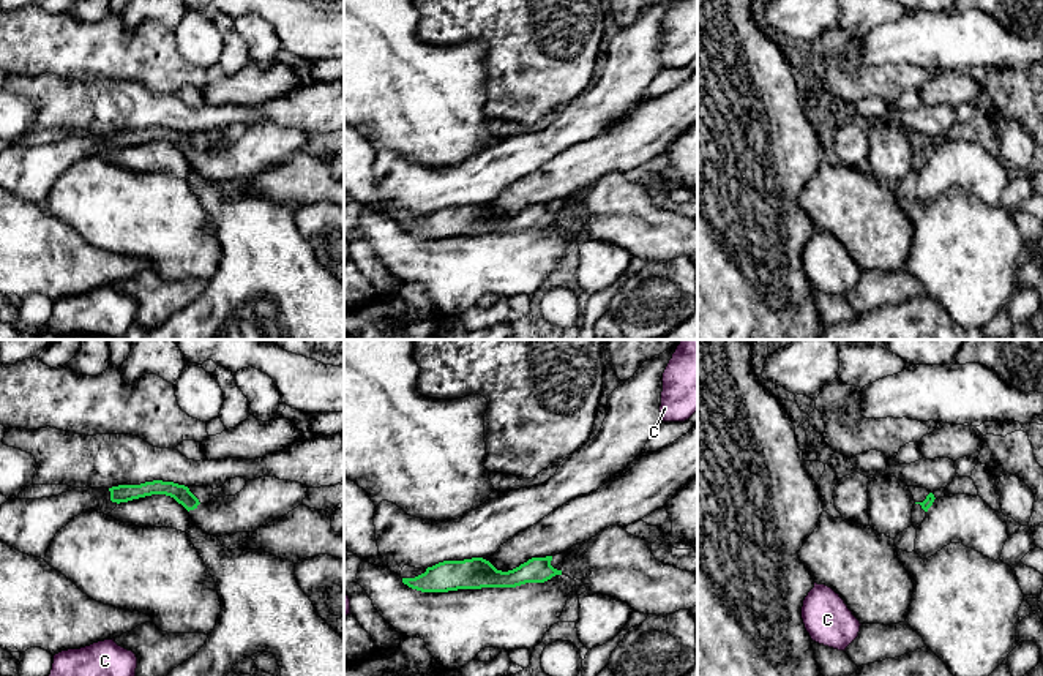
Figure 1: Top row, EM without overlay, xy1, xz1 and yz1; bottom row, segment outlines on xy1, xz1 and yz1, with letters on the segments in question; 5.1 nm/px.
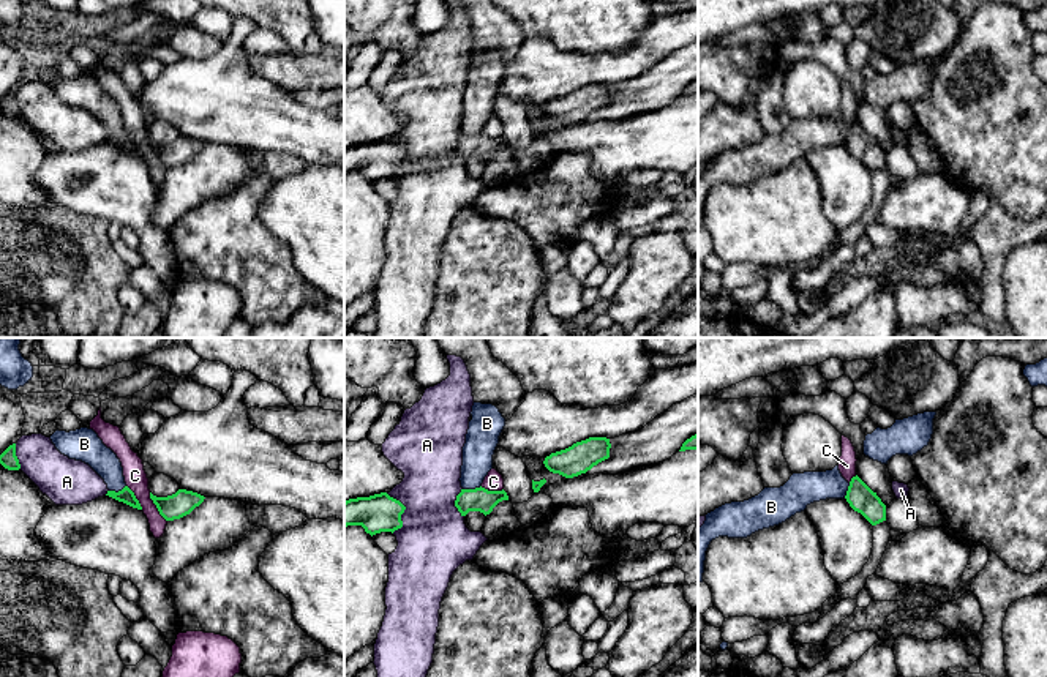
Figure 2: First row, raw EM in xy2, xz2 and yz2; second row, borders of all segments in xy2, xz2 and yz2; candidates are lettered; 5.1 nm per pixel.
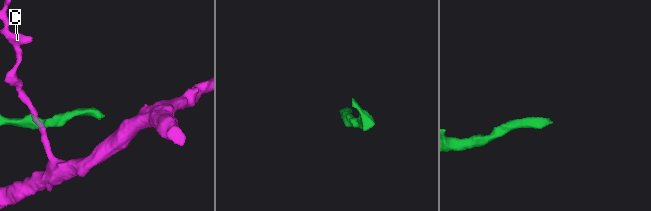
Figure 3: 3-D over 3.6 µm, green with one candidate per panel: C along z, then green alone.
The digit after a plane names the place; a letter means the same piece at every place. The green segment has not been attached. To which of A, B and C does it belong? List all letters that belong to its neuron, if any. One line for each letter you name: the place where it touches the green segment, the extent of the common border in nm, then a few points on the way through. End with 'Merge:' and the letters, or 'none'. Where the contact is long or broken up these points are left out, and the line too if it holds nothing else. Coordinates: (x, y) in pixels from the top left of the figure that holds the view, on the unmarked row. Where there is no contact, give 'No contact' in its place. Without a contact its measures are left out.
Merge: none

